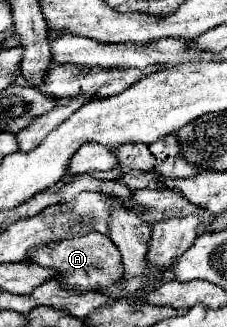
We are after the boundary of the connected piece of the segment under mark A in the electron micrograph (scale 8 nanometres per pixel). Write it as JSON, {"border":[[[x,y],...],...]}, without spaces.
{"border":[[[90,232],[78,238],[66,238],[64,242],[50,242],[50,246],[34,246],[30,250],[32,264],[56,270],[56,280],[60,286],[72,286],[76,290],[98,290],[102,286],[110,286],[118,278],[122,278],[122,258],[114,242],[106,234]]]}

